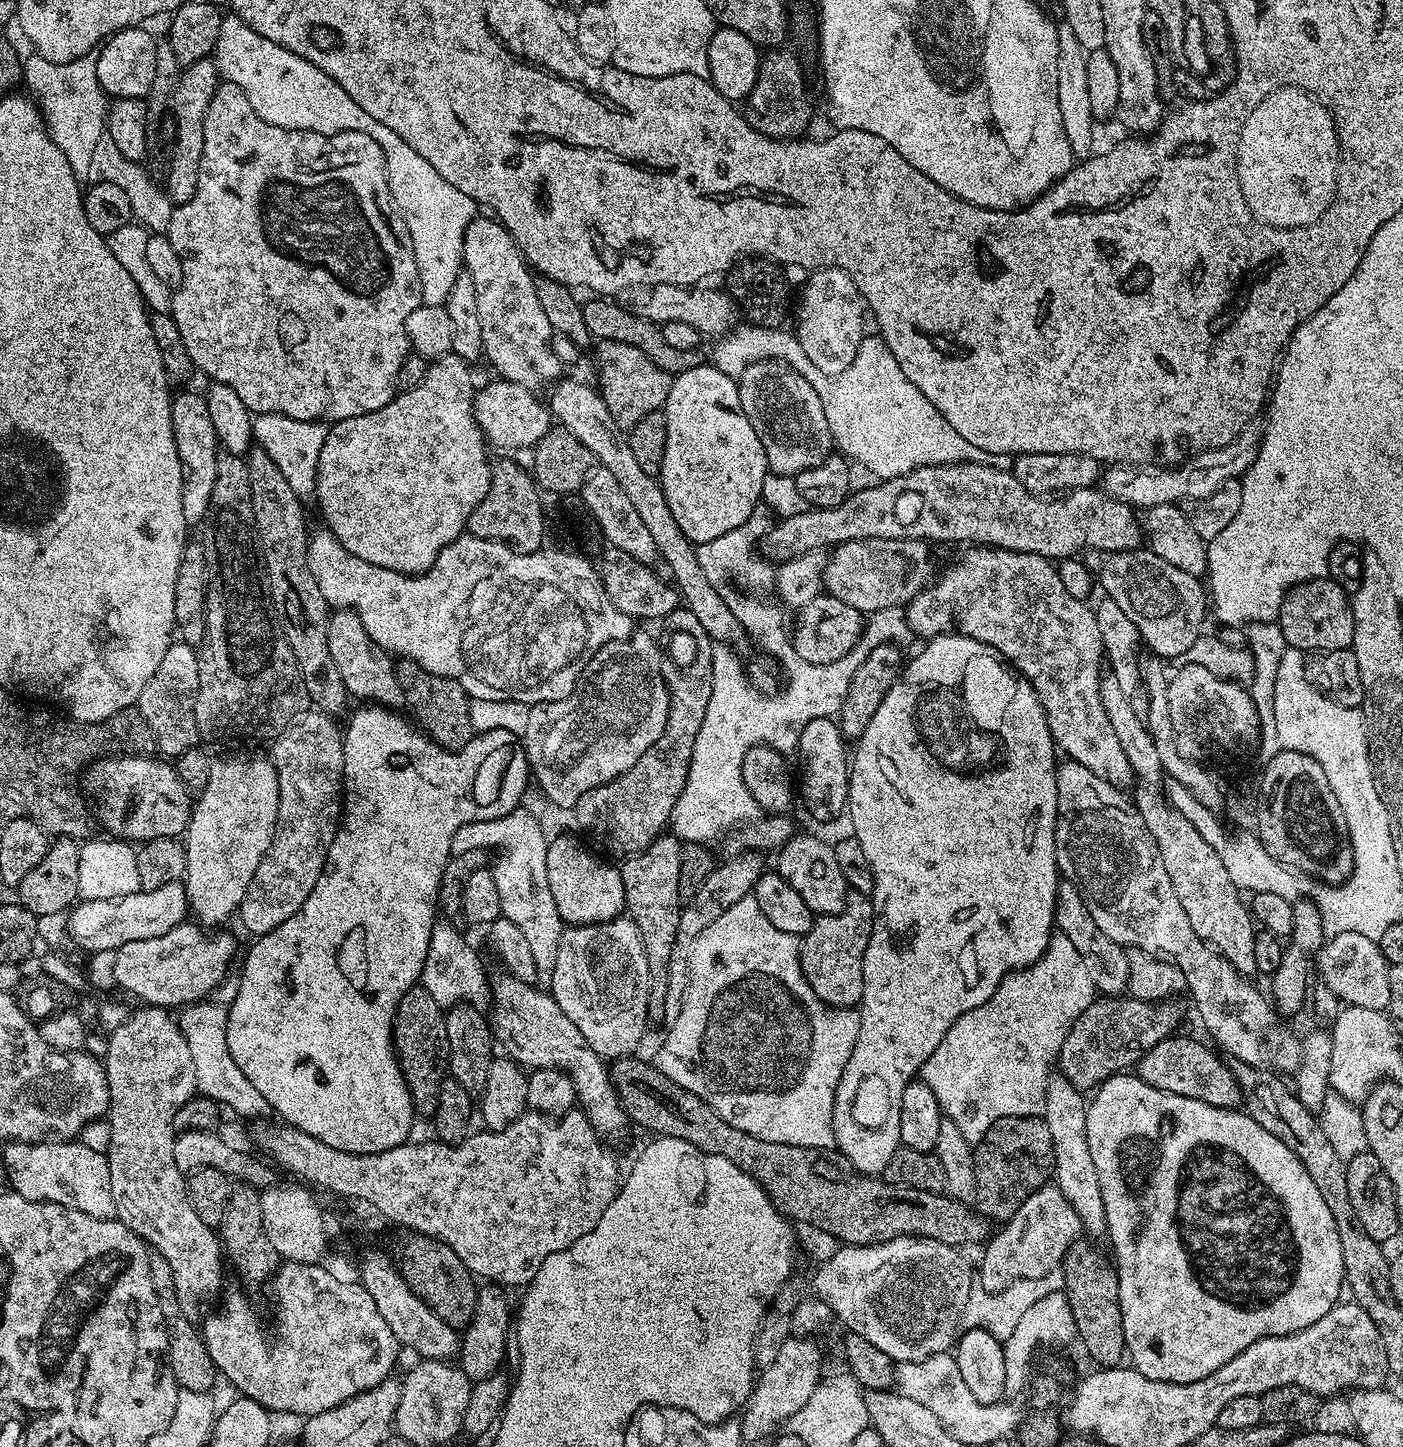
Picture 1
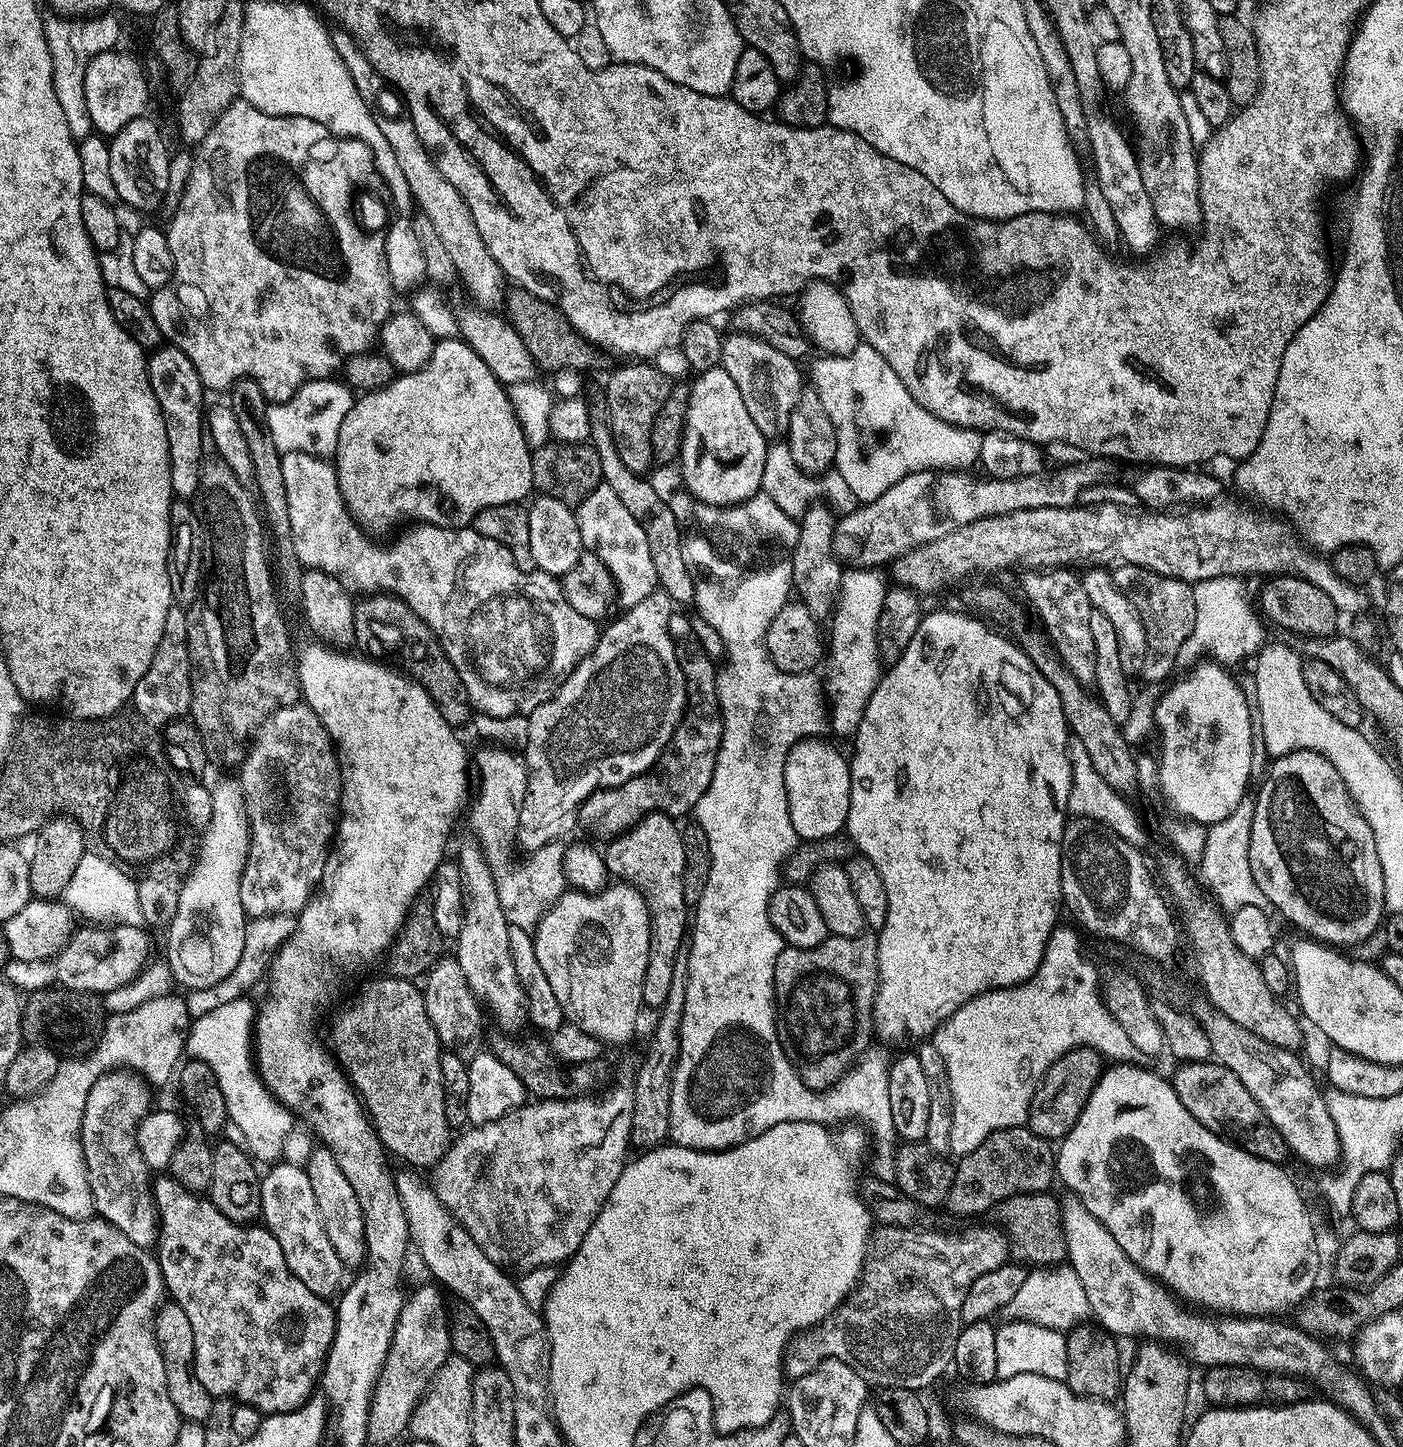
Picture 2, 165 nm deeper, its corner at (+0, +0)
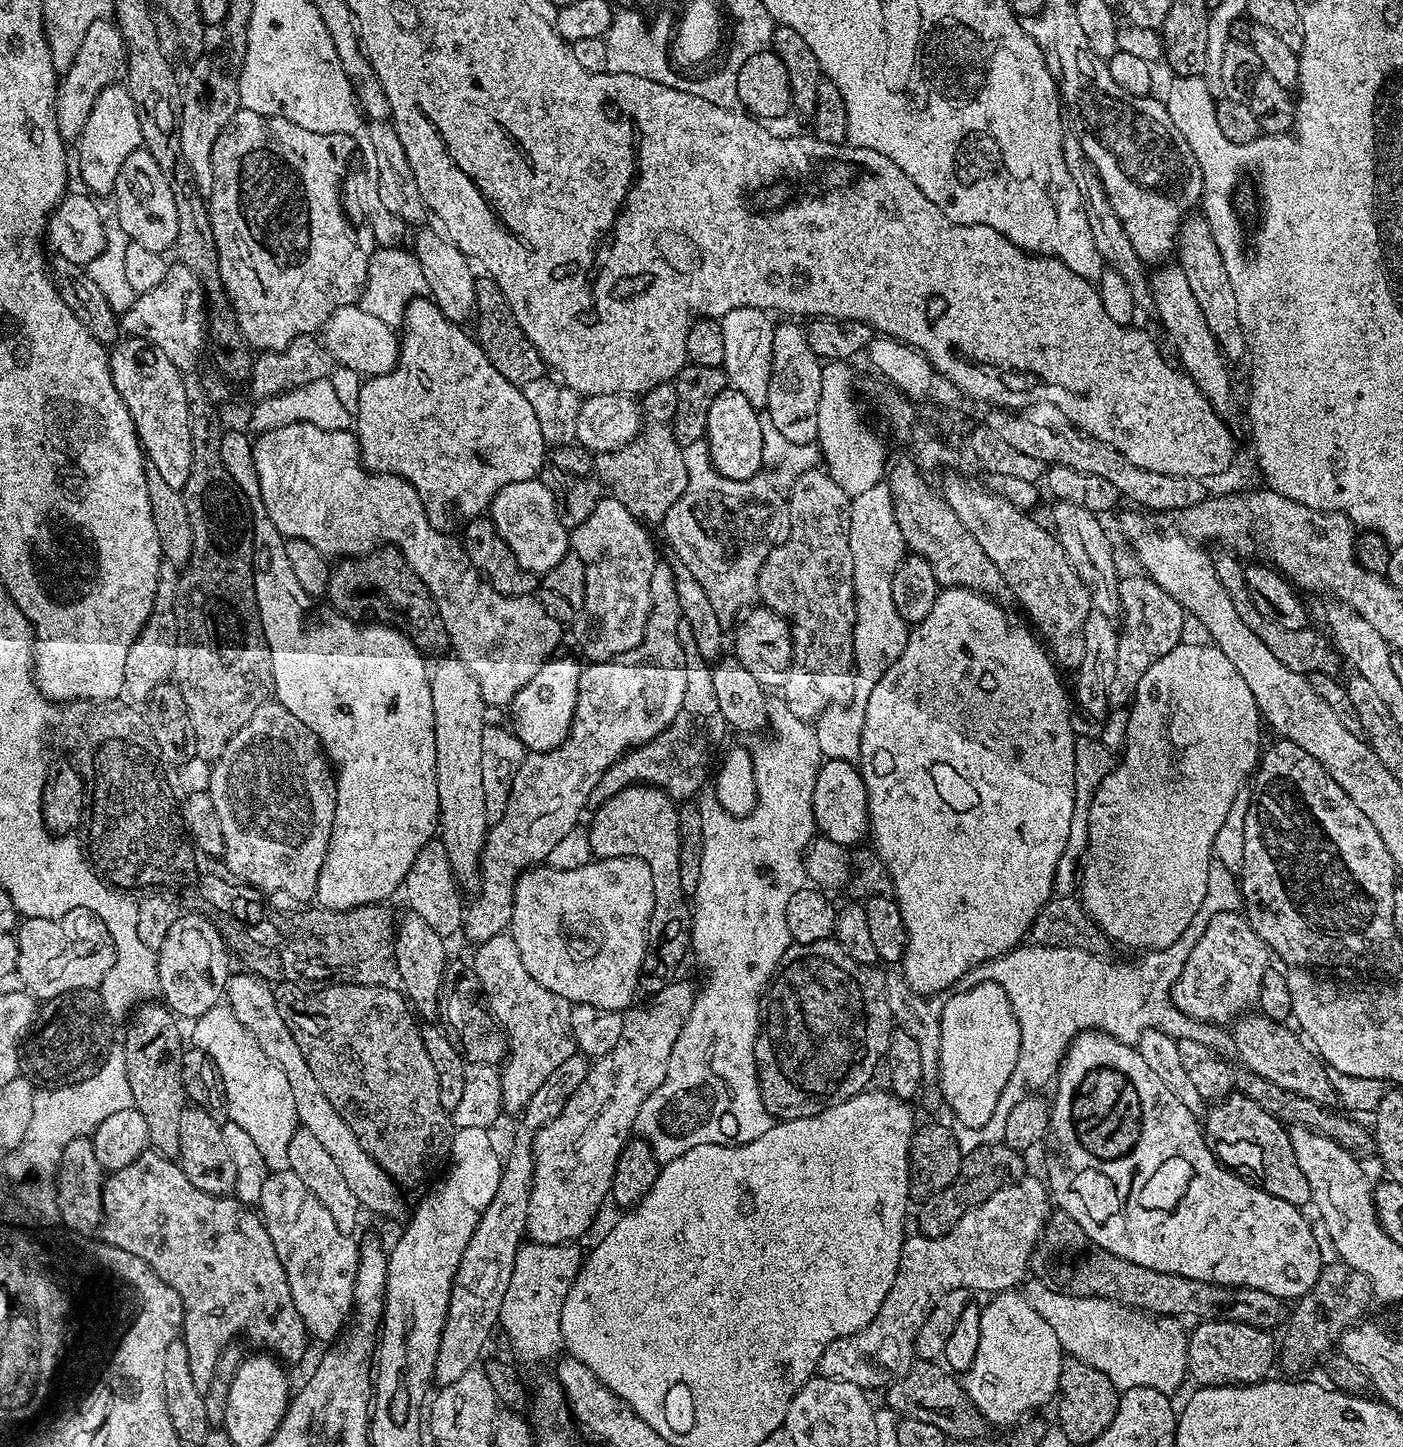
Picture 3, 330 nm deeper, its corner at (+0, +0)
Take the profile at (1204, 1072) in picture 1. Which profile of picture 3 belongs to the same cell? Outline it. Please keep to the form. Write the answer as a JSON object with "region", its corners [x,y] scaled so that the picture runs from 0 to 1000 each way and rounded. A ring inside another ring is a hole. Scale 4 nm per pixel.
{"region":[[[878,756],[865,762],[857,772],[857,782],[861,794],[872,806],[893,810],[895,818],[908,825],[908,828],[914,828],[924,833],[934,830],[934,817],[931,817],[931,811],[928,811],[925,800],[922,800],[919,780],[890,757]]]}

